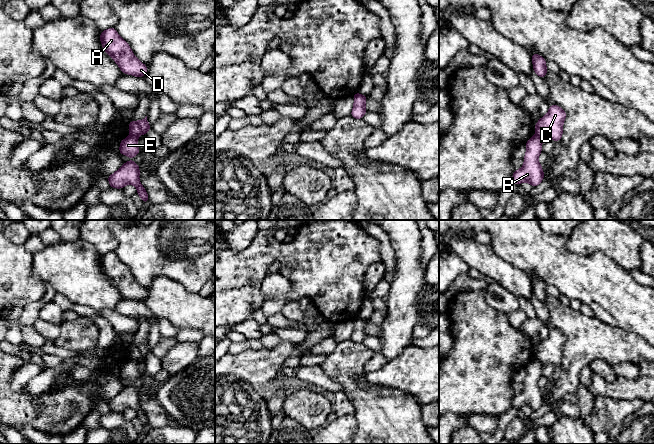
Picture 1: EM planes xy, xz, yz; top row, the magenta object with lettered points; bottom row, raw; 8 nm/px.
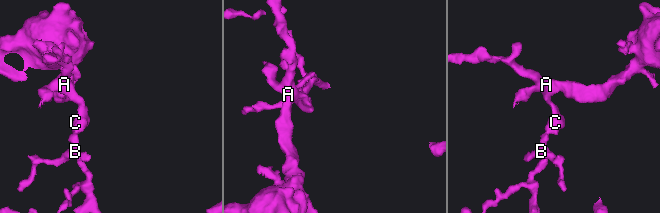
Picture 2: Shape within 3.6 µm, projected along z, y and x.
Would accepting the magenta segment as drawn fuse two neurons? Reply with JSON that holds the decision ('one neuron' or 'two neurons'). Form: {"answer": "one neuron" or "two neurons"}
{"answer": "two neurons"}

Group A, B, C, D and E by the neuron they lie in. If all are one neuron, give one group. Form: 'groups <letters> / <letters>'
groups A C D / B E

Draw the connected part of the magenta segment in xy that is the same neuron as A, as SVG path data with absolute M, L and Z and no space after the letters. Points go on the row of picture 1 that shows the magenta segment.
M114 27L102 31L100 41L104 51L114 59L122 73L142 78L147 73L147 66L134 56L129 44Z

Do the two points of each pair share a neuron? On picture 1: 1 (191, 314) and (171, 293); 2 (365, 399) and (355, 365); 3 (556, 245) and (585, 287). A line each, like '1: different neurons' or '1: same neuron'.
1: same neuron
2: same neuron
3: same neuron

